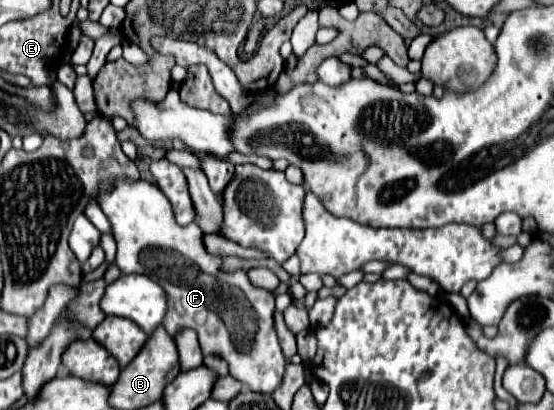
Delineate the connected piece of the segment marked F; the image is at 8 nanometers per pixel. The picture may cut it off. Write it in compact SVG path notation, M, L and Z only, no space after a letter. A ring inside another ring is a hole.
M102 181L100 185L100 207L112 223L114 239L118 245L116 265L122 273L144 273L152 277L168 297L168 309L162 319L164 329L176 337L184 329L194 329L204 355L220 355L230 365L230 375L236 377L242 385L250 387L256 393L272 393L284 375L284 355L278 345L274 329L274 293L256 287L250 283L246 271L238 269L232 273L222 271L222 257L210 255L202 241L202 229L196 223L178 225L174 219L172 203L158 189L158 185L148 181Z

